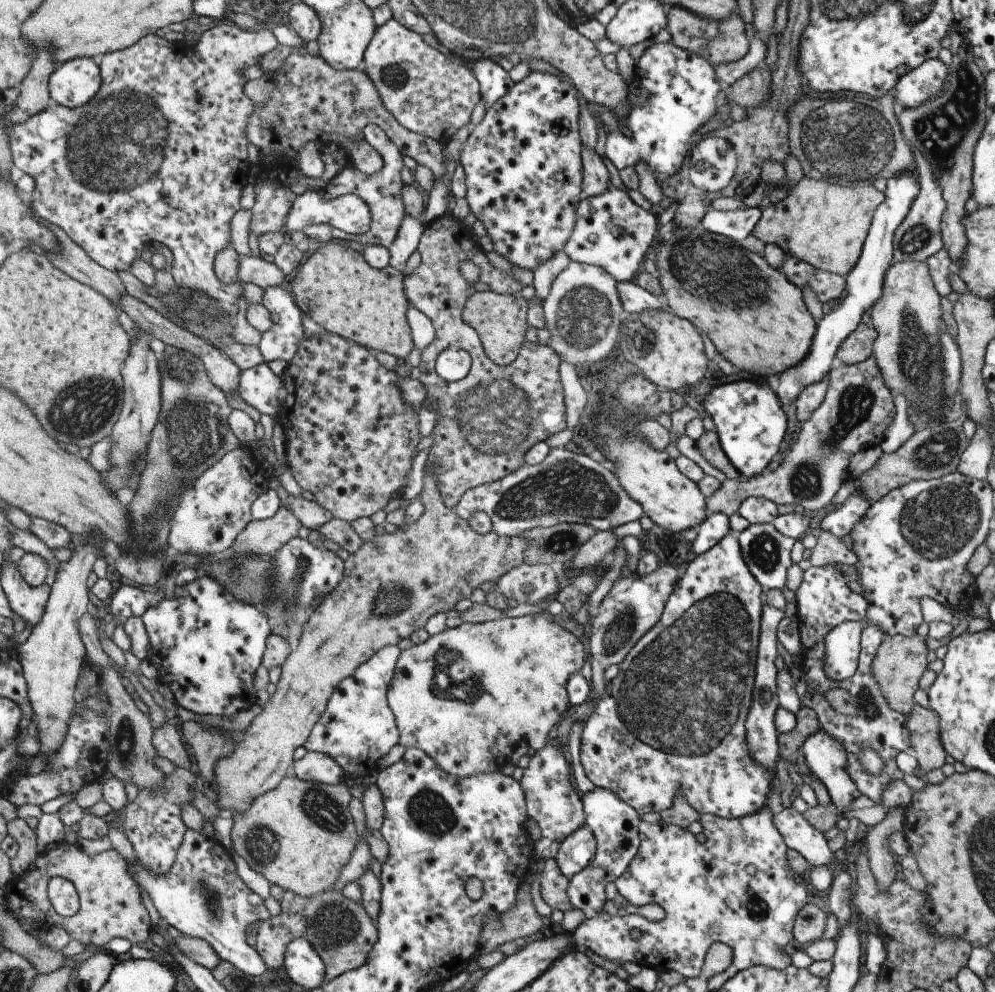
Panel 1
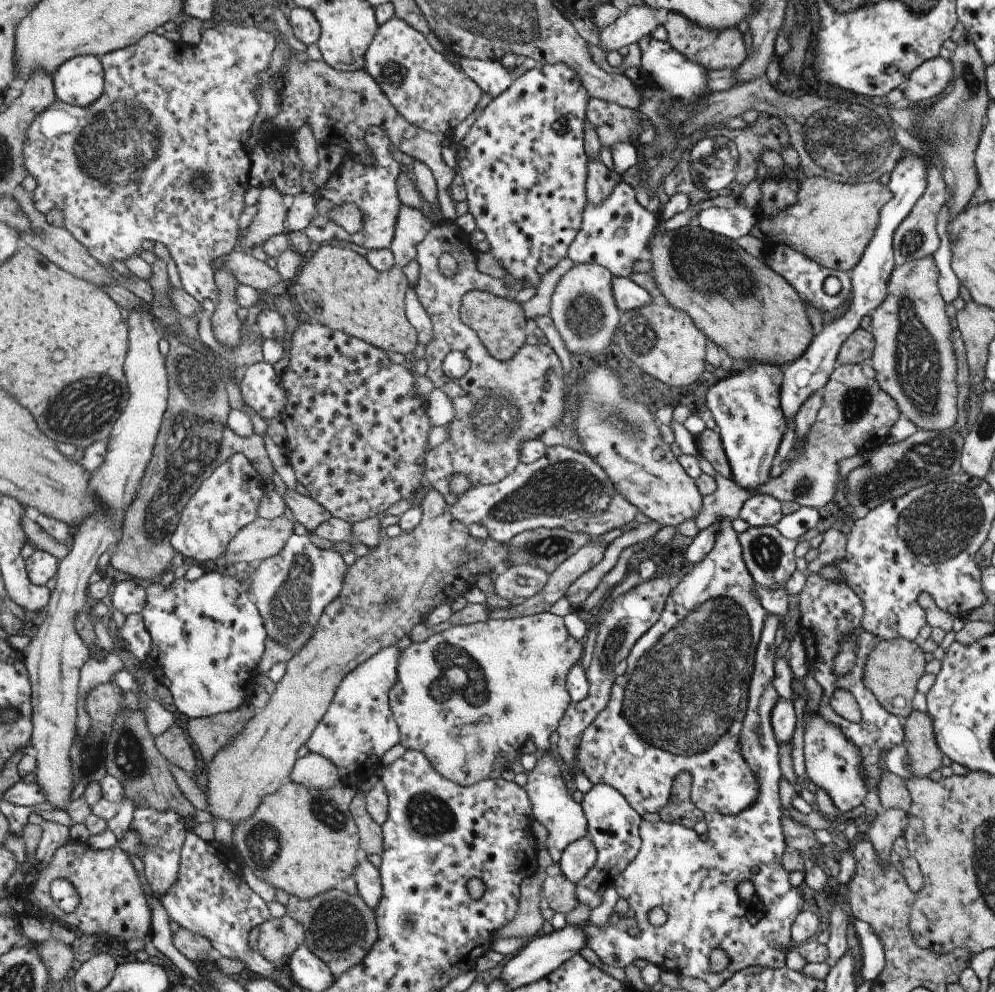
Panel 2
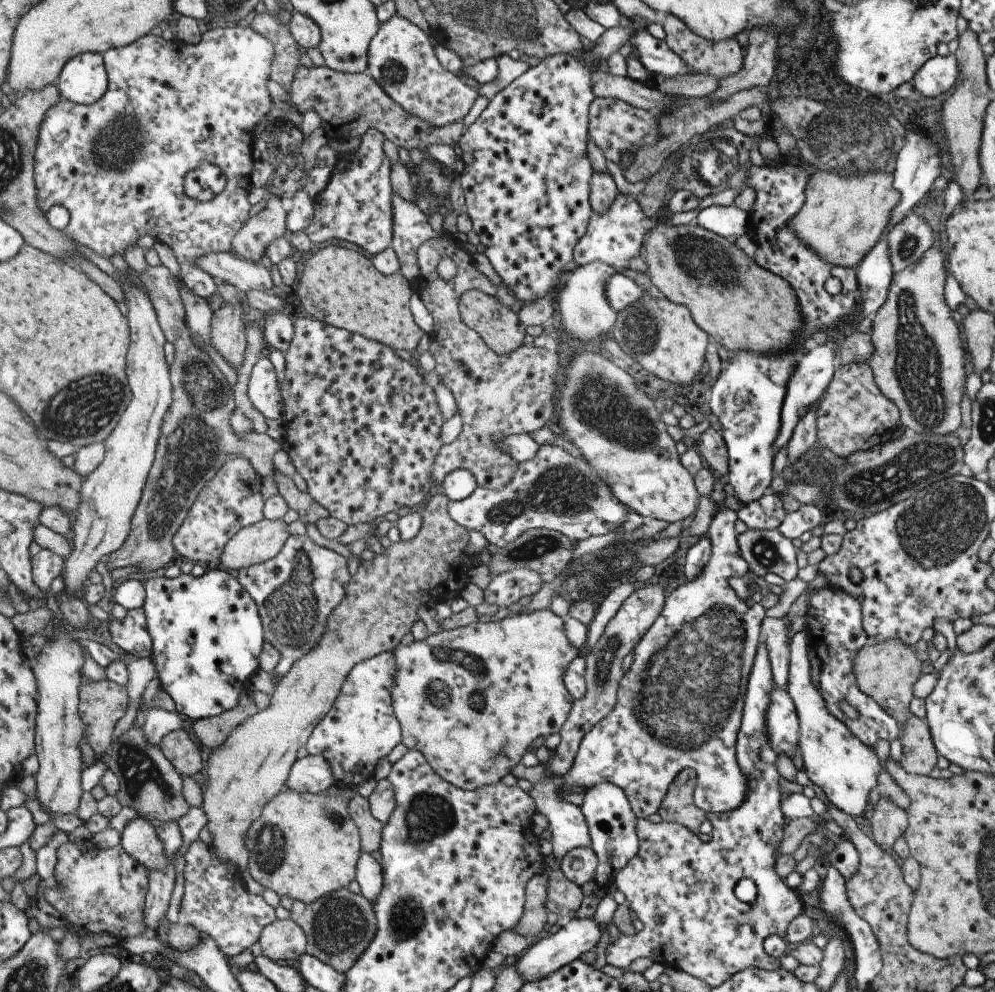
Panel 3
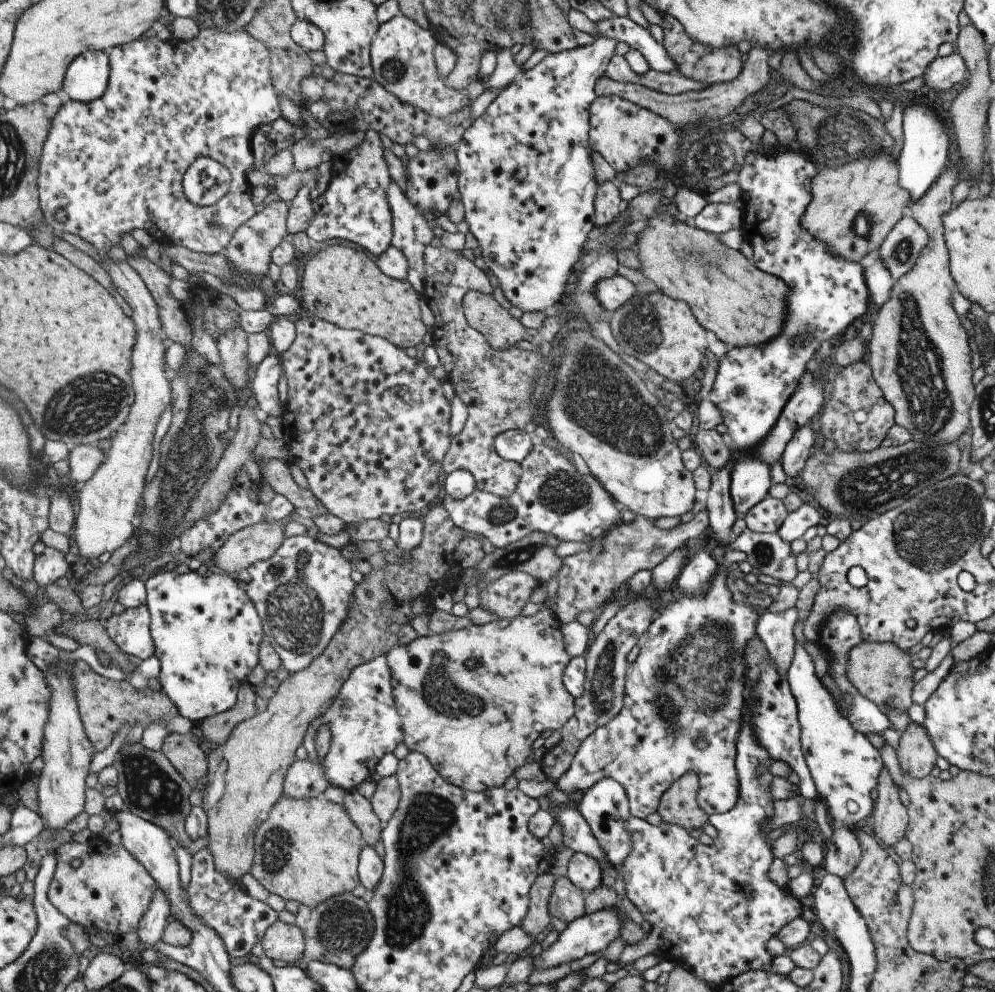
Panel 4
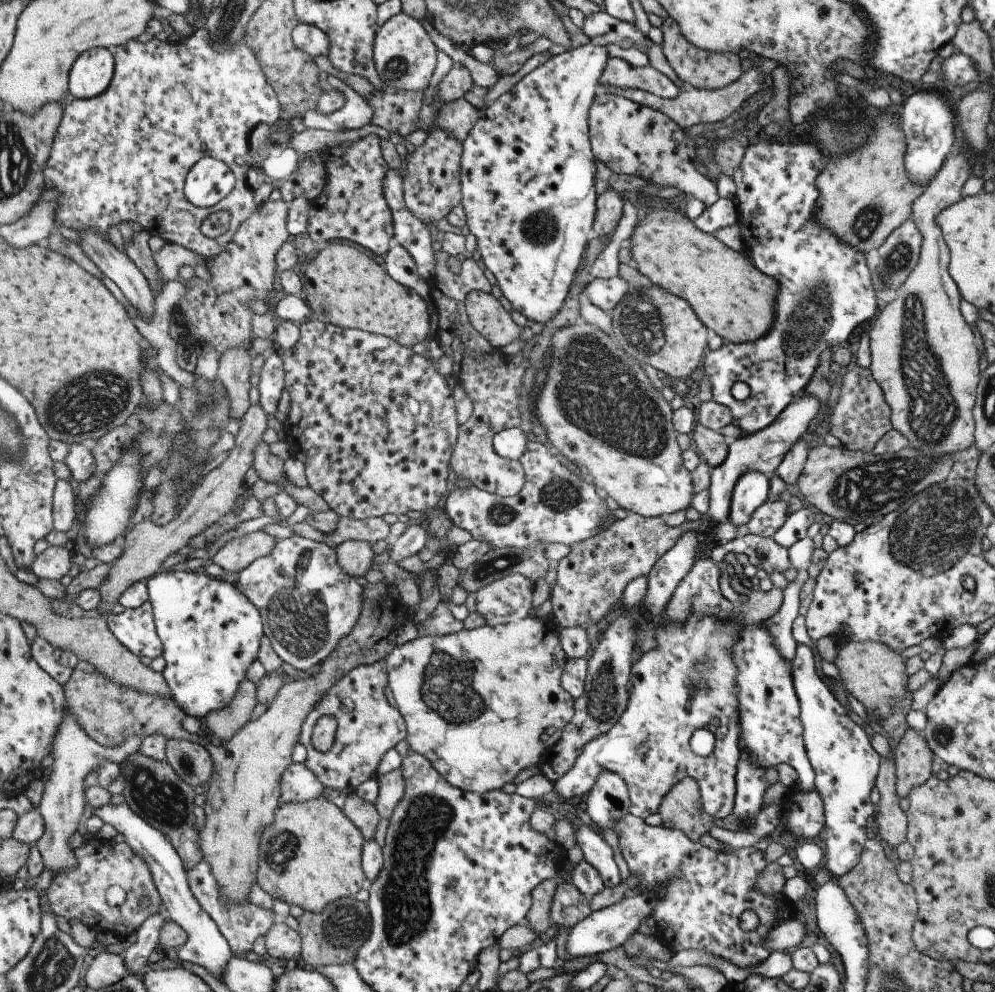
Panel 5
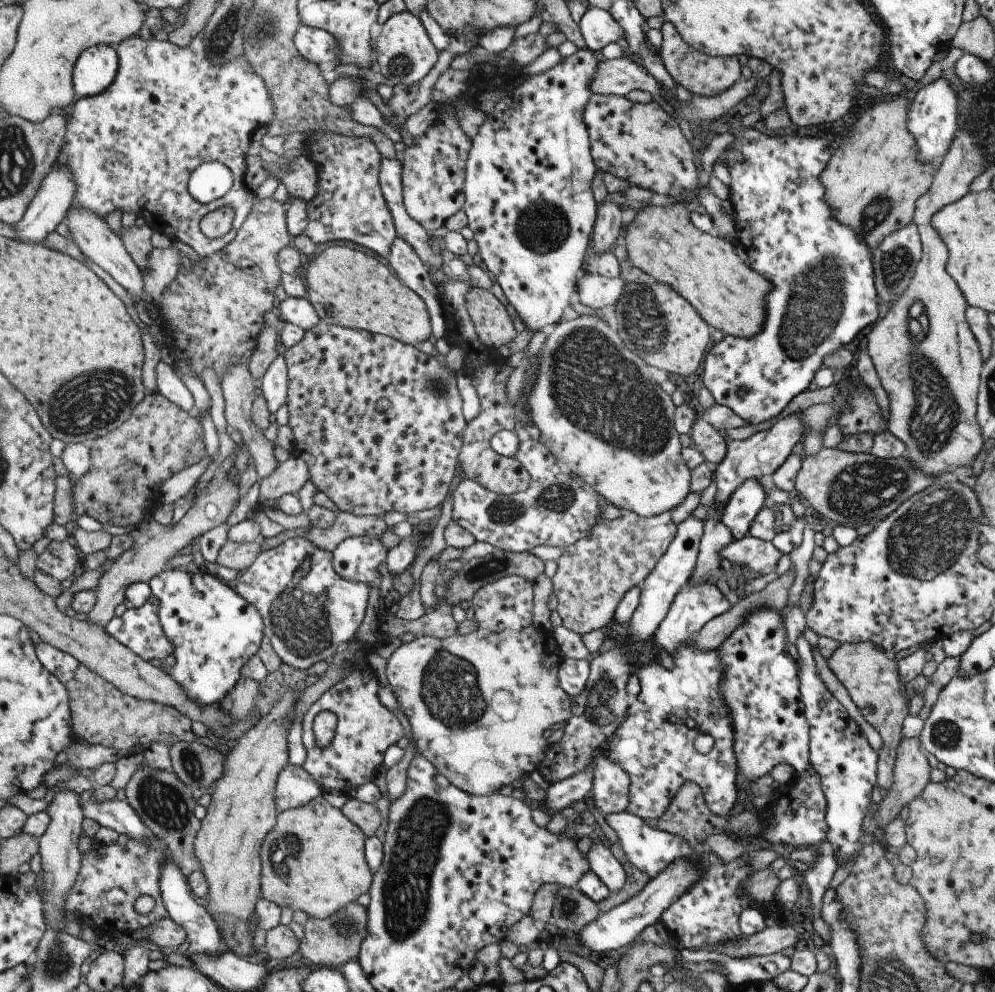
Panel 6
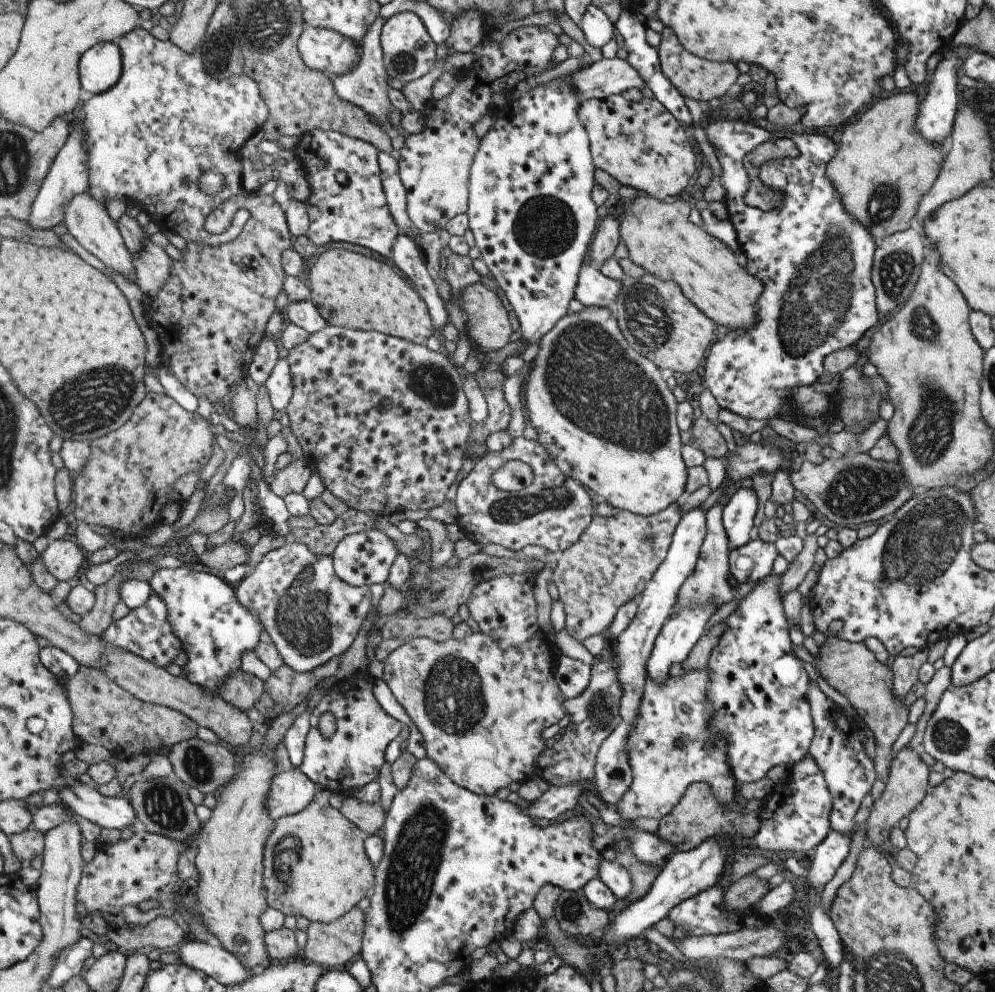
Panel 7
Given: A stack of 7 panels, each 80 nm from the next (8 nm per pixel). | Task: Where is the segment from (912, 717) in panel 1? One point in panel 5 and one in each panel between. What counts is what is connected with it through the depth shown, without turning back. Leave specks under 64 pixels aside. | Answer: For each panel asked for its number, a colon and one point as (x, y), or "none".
2: (924, 756)
3: (919, 756)
4: (916, 756)
5: (912, 757)

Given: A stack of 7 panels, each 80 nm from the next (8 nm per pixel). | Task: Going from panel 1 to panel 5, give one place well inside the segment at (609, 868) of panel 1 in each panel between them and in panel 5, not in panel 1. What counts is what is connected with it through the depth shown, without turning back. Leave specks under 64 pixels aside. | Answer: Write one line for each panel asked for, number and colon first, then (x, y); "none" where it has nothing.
2: (612, 825)
3: (610, 821)
4: (604, 806)
5: (607, 801)

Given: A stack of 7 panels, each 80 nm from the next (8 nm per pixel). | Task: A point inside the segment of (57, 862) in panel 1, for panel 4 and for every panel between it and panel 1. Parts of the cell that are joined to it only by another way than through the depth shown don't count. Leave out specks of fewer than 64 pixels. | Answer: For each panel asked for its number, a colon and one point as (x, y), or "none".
2: (113, 901)
3: (103, 890)
4: (100, 886)

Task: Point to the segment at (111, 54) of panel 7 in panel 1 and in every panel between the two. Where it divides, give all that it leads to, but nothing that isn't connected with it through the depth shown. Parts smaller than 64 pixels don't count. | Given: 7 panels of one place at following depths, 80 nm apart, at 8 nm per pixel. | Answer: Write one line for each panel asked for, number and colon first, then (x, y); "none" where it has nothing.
1: (75, 83)
2: (81, 81)
3: (84, 80)
4: (87, 79)
5: (92, 74)
6: (97, 69)

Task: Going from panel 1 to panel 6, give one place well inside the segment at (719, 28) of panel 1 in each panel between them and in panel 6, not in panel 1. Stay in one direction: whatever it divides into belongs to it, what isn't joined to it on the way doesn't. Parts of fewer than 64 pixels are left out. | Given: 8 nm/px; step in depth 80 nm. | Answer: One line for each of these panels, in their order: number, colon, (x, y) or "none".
2: (714, 50)
3: (721, 59)
4: (706, 65)
5: (697, 68)
6: (700, 74)

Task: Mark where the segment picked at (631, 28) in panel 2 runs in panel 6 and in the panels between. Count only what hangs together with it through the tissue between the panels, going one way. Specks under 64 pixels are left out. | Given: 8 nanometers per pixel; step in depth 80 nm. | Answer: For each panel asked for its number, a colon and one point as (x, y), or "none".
3: (522, 165)
4: (526, 180)
5: (527, 173)
6: (529, 204)

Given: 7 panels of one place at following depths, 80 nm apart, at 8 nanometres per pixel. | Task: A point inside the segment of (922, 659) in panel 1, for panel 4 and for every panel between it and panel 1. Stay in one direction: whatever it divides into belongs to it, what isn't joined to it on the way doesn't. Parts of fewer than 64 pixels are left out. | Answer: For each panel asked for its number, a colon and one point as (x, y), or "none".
2: (892, 667)
3: (885, 671)
4: (880, 672)

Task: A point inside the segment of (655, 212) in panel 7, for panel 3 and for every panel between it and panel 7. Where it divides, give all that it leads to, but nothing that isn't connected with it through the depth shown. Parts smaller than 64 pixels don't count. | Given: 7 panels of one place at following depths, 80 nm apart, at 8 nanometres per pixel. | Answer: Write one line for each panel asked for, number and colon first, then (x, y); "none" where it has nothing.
3: (744, 307)
4: (727, 294)
5: (727, 293)
6: (728, 295)

